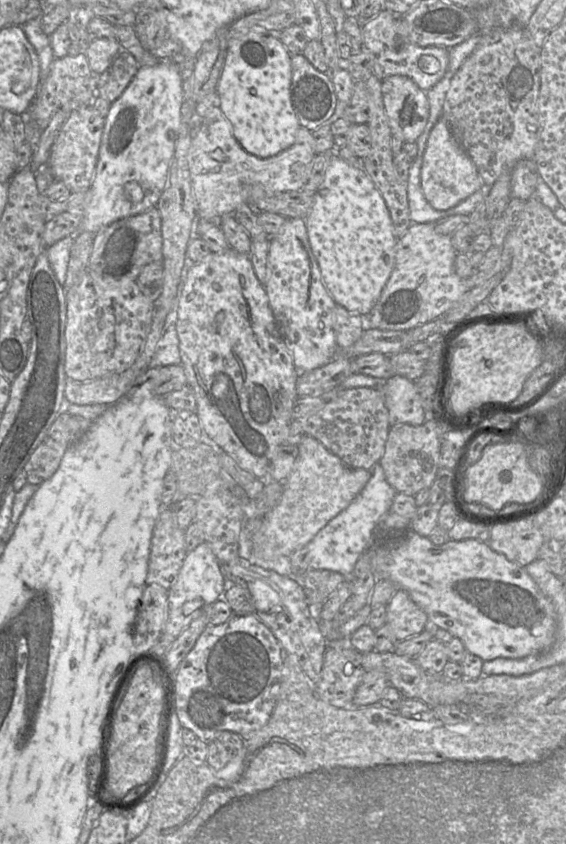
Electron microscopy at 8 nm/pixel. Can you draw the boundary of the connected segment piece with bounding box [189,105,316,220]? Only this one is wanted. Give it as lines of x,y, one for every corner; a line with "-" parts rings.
218,105
211,107
201,119
198,129
194,129
189,150
189,172
196,202
197,220
220,220
223,216
232,215
236,208
248,202
249,187
260,184
273,192
300,190
308,181
312,169
312,161
316,156
313,132
304,126
299,126
293,144
279,154
259,158
247,153
235,139
230,122
226,119

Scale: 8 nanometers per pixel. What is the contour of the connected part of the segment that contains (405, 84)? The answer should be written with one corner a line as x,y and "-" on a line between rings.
401,75
384,78
381,91
391,131
399,132
406,142
417,141
429,117
426,91

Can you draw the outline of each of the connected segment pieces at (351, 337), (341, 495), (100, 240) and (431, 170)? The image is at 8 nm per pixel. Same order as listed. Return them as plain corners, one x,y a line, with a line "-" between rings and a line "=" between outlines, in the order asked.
336,304
334,332
339,349
350,347
367,328
367,315
351,313
343,306
=
304,435
297,446
293,469
282,482
284,489
280,501
252,536
251,558
289,559
293,552
307,545
331,519
346,509
370,479
370,470
345,465
313,436
=
156,206
123,218
103,227
94,235
87,270
103,281
128,284
136,281
142,268
152,262
163,261
161,215
=
440,117
430,131
420,169
423,194
436,210
447,210
483,187
476,165
453,135
450,126

